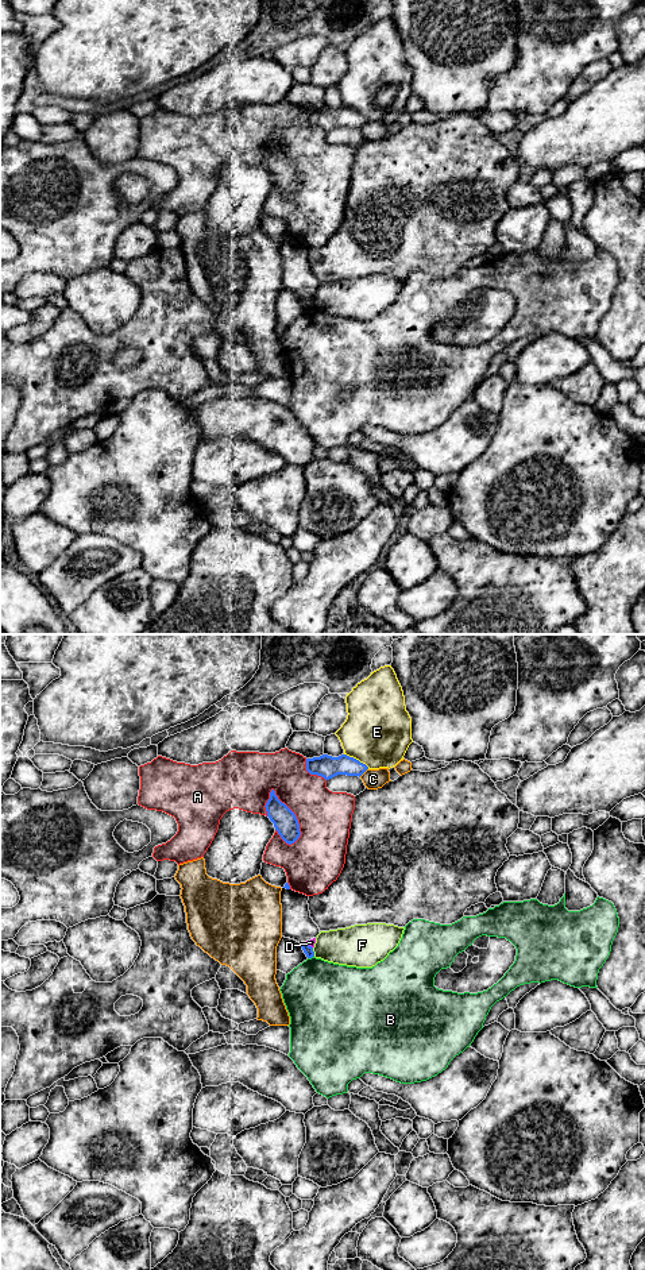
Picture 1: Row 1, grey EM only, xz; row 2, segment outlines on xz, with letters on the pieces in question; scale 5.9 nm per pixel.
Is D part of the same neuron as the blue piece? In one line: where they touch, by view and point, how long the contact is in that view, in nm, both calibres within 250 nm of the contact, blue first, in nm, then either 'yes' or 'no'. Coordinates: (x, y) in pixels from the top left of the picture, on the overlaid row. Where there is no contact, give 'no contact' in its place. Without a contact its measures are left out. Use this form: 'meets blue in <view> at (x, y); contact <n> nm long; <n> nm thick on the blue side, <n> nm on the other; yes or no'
meets blue in xz at (306, 944); contact 70 nm long; 60 nm thick on the blue side, 40 nm on the other; no

